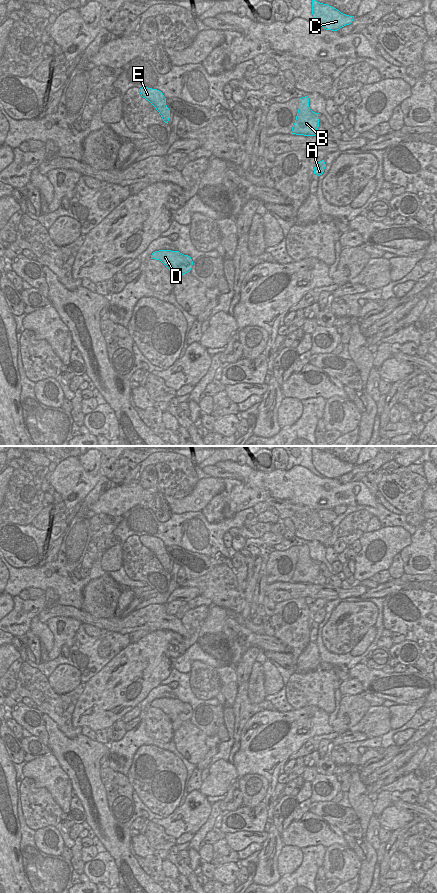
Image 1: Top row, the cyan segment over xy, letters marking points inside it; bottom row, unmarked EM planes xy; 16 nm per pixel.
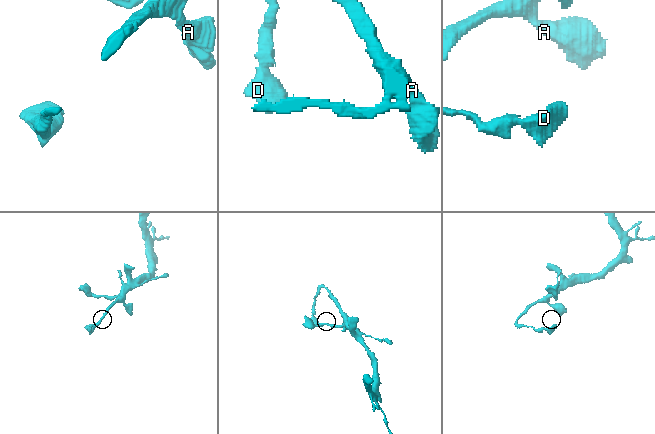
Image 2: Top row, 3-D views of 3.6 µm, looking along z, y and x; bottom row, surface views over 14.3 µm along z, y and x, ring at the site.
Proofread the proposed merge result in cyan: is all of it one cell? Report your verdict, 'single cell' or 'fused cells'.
single cell

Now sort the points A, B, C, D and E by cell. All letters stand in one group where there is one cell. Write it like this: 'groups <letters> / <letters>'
groups A B C D E

